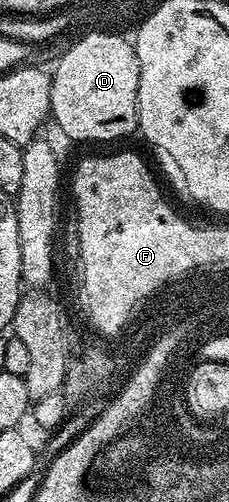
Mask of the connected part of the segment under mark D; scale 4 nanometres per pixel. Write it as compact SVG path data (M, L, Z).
M92 36L80 43L79 47L73 48L70 45L63 48L64 56L56 63L56 71L51 72L52 88L50 89L50 112L51 122L56 122L56 127L68 139L77 139L80 143L108 143L111 139L120 139L123 135L128 135L131 131L137 130L136 122L136 102L138 101L138 81L140 80L140 70L138 69L138 57L136 50L129 49L125 43L121 43L120 39L109 38L107 36Z

